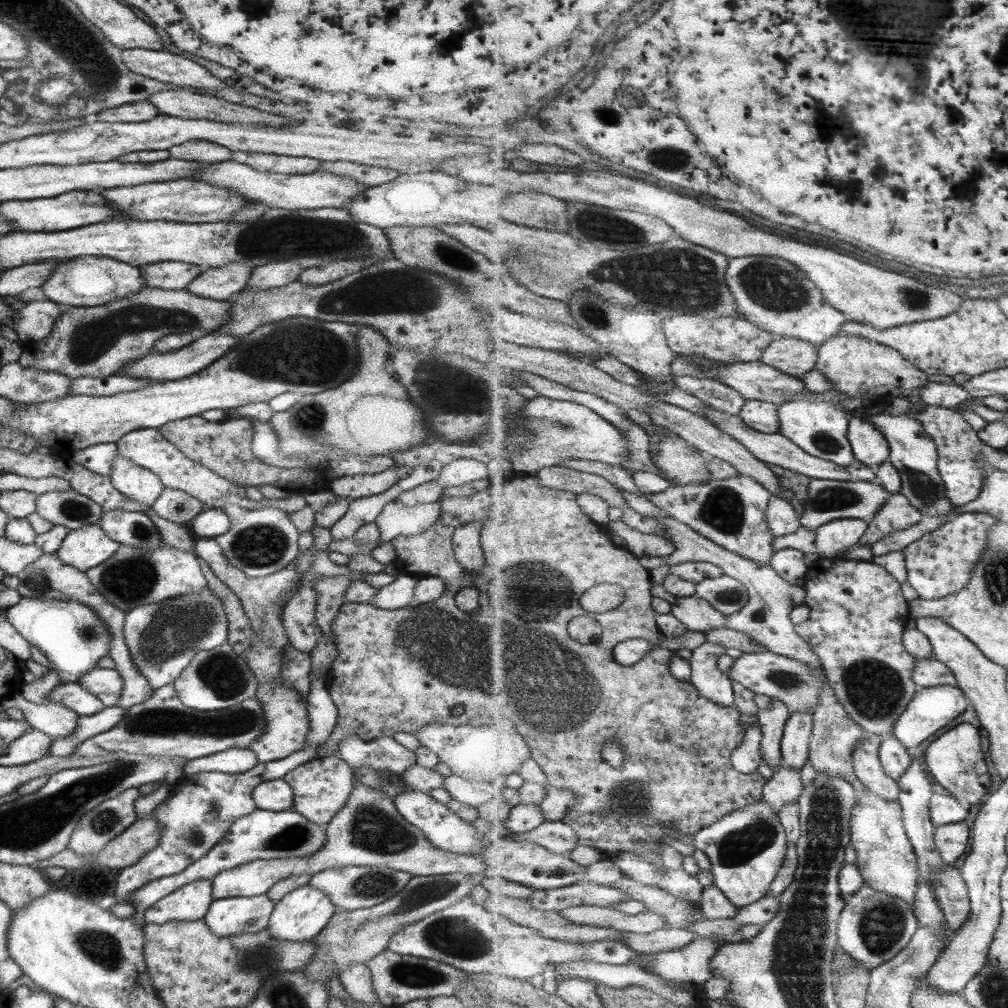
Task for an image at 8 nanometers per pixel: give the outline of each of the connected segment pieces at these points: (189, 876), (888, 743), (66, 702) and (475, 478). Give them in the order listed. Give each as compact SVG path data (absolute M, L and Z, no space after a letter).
M255 809L251 814L237 818L223 838L213 846L207 854L199 858L195 863L185 867L183 872L172 874L154 881L146 882L130 894L130 902L135 910L133 922L144 924L143 914L152 904L160 898L177 890L180 886L201 880L202 878L212 879L216 874L224 870L231 870L237 865L243 865L255 860L272 860L279 858L305 858L315 854L325 844L324 826L317 826L305 821L299 813L289 809L281 812Z
M895 736L885 737L881 743L880 758L883 768L895 782L903 778L913 762L913 756L907 752L907 747Z
M76 682L59 683L47 693L46 698L47 701L62 704L79 717L97 714L104 707Z
M459 458L443 466L434 482L443 489L461 486L467 482L478 487L486 483L487 473L487 467L483 462L477 462L473 458Z

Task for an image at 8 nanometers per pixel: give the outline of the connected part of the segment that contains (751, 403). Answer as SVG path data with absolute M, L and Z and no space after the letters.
M748 400L741 411L741 418L759 432L779 432L779 404L763 400Z

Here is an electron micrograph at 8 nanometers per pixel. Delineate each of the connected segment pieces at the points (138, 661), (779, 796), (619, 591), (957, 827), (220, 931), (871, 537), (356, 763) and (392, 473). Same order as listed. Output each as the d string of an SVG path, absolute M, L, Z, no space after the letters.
M203 587L198 592L174 596L163 602L136 606L124 614L122 635L129 658L151 690L172 683L199 650L211 650L226 642L224 607L211 593Z
M783 760L778 769L774 771L773 778L767 780L762 798L769 802L773 810L777 811L777 814L780 814L785 805L798 801L803 790L801 773L787 766L787 763Z
M599 584L587 590L580 603L589 612L609 612L623 604L626 593L619 584Z
M962 821L961 823L952 823L936 828L936 846L947 865L955 864L957 858L967 852L969 840L971 840L971 830L969 830L967 822Z
M264 894L250 896L249 898L242 896L220 898L210 902L207 913L202 920L207 929L215 936L235 936L241 933L255 934L266 928L273 907L273 902Z
M891 493L890 501L876 514L874 520L869 522L867 532L859 543L872 545L888 534L907 530L923 517L924 514L911 504L903 493Z
M346 736L338 742L337 756L352 769L368 766L395 774L401 774L409 766L416 764L413 750L407 750L387 736L369 741Z
M394 464L394 468L379 474L357 474L336 478L327 484L327 489L337 496L346 496L349 499L375 496L399 480L397 467L401 467L400 464Z

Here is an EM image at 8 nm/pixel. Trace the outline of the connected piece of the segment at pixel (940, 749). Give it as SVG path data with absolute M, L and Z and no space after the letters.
M959 722L955 728L939 735L925 753L927 770L937 783L944 787L954 798L966 800L969 805L981 806L985 794L991 791L991 776L987 773L985 754L981 750L981 734L977 735L977 727L968 722Z

